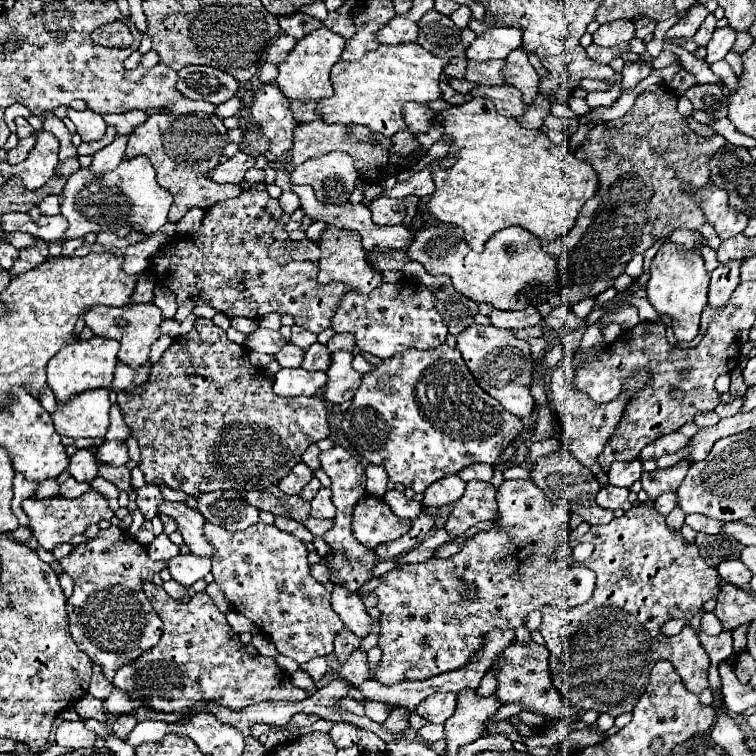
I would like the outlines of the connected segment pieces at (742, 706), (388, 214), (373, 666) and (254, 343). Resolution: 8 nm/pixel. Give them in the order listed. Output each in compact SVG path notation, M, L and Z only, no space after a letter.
M727 662L719 664L719 676L723 684L723 696L725 696L725 706L731 714L743 714L751 704L747 700L747 692L751 690L749 686L741 686L737 676L733 674L733 668Z
M381 196L377 198L371 206L371 218L375 224L379 226L395 226L395 224L401 224L405 214L407 214L407 206L405 206L405 200L403 198L387 198L387 196Z
M375 646L367 652L367 666L369 666L369 678L375 678L377 672L377 664L381 662L381 650Z
M261 326L253 334L249 334L247 340L245 340L247 350L271 354L271 356L275 356L285 344L287 344L287 340L283 340L279 332L273 332L273 330L267 330L267 328L261 328Z

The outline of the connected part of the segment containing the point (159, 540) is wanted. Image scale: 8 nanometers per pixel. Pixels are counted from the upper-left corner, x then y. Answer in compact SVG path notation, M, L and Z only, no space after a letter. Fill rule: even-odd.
M159 534L149 546L147 546L147 554L151 560L171 560L173 556L179 554L179 546L175 546L167 534Z

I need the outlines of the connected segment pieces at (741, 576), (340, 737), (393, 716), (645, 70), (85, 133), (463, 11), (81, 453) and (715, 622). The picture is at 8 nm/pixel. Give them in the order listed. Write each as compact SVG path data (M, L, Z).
M725 560L719 568L719 576L735 586L745 586L753 578L751 570L741 560Z
M339 722L339 724L335 724L333 730L331 730L331 740L333 740L333 744L335 744L337 750L355 746L357 740L359 740L359 738L357 738L357 728L351 726L351 724Z
M393 708L389 718L383 722L383 726L389 732L403 732L409 724L409 710L407 708Z
M639 58L635 62L625 62L623 68L623 80L621 80L621 88L623 90L633 90L633 86L637 86L643 78L647 78L651 74L651 66Z
M67 108L67 116L69 116L69 120L75 124L77 134L81 136L83 142L101 140L103 134L105 134L105 130L107 130L107 124L105 124L103 116L91 112L91 110L77 112L77 110L73 110L73 108Z
M459 6L449 18L451 18L459 28L465 28L467 22L469 22L469 18L471 18L471 10L469 10L467 6Z
M77 450L69 462L69 474L79 482L91 482L97 476L97 462L91 450Z
M703 612L703 616L701 616L701 632L705 632L705 634L719 634L723 628L721 628L721 620L713 614L713 612Z

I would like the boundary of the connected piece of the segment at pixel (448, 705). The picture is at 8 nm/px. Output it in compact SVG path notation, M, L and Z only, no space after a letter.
M437 692L427 696L427 700L421 700L415 712L427 722L439 724L439 722L445 722L455 712L455 704L457 704L455 692Z

